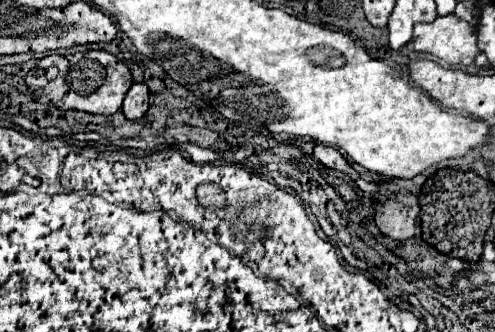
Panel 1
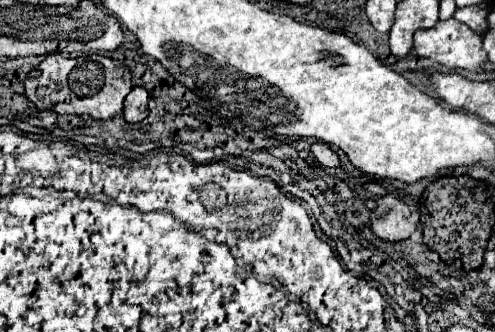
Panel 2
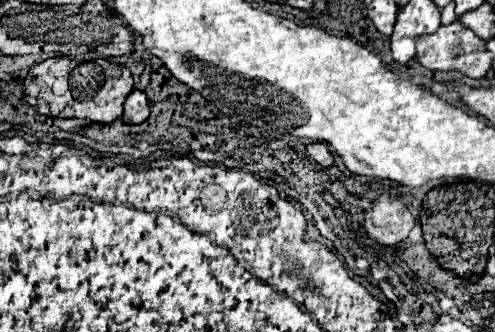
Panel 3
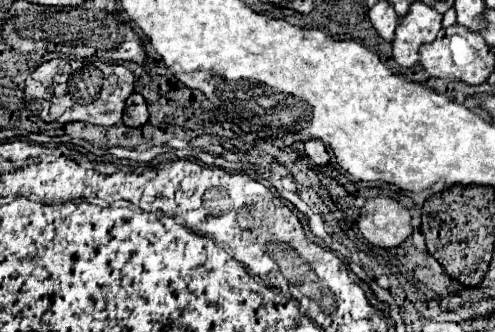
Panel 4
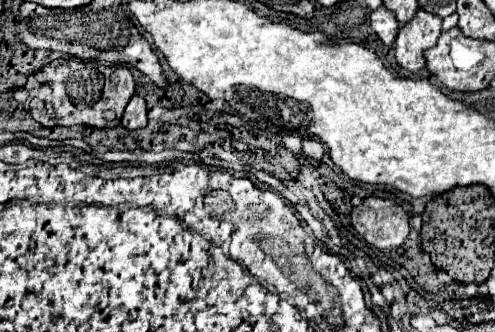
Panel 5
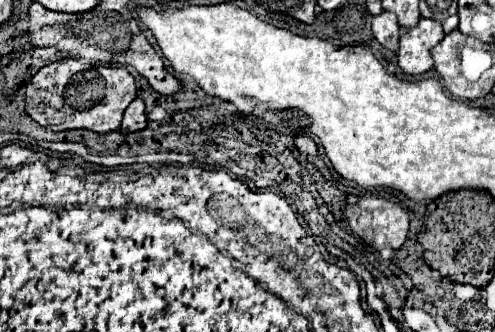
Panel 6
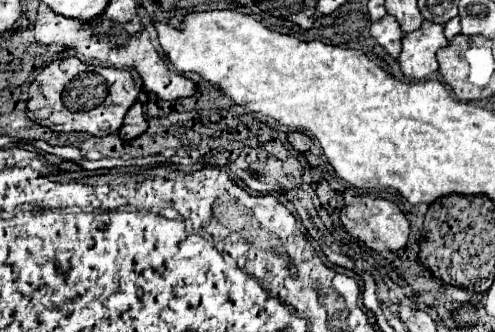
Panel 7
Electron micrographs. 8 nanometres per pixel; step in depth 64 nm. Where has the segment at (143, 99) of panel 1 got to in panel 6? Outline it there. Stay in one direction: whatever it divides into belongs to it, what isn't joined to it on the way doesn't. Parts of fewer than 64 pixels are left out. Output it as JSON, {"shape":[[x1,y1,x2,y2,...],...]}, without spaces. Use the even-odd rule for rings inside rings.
{"shape":[[136,98,130,102,130,106,124,112,124,120,120,130,122,132,136,132,146,128,146,112,144,112,144,102,142,98]]}

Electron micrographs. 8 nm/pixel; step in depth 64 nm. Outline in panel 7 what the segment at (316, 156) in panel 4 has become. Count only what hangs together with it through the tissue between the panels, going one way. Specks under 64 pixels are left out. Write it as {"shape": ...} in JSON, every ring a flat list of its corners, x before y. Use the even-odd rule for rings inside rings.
{"shape":[[292,132,292,134,288,134,288,142,298,150,298,152,308,152,314,144,312,144,312,140,310,140,310,136,306,136,306,134,302,134,302,132]]}

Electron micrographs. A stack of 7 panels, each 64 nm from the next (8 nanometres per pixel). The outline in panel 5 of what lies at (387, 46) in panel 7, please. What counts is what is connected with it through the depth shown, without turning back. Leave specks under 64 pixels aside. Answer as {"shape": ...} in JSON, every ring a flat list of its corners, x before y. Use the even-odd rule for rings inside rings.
{"shape":[[378,8,370,14,370,24,374,28,374,32,378,34,378,38,386,44,386,46,392,46,394,40,396,40,396,34,398,34,398,20,394,16,394,12,388,12,388,8]]}

